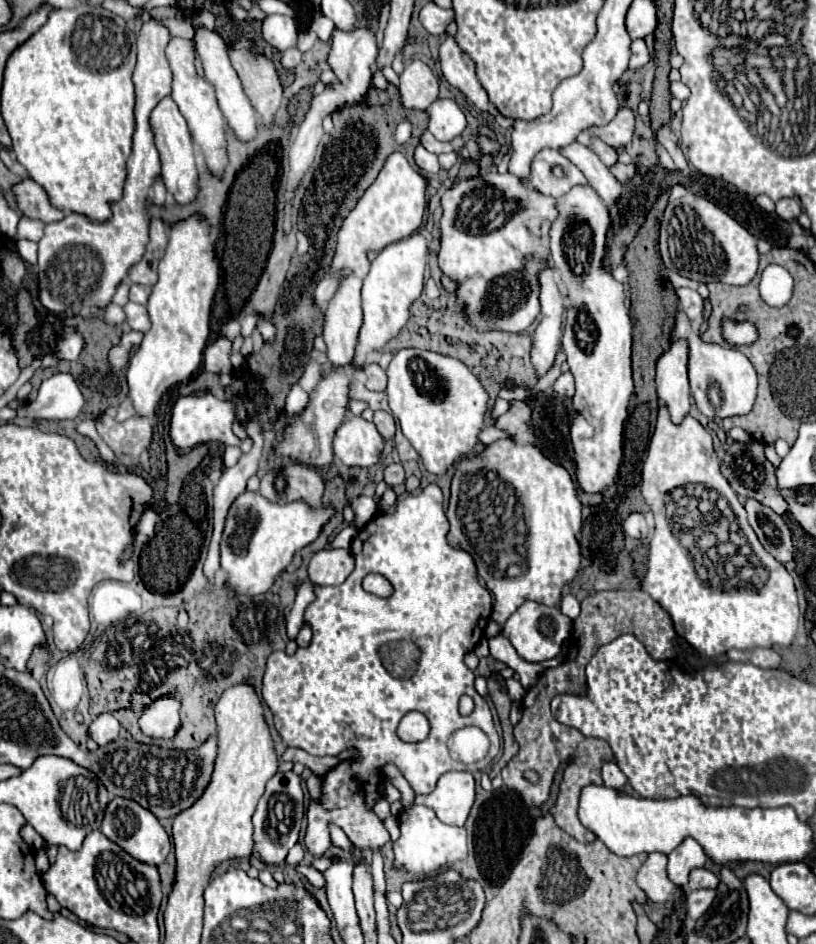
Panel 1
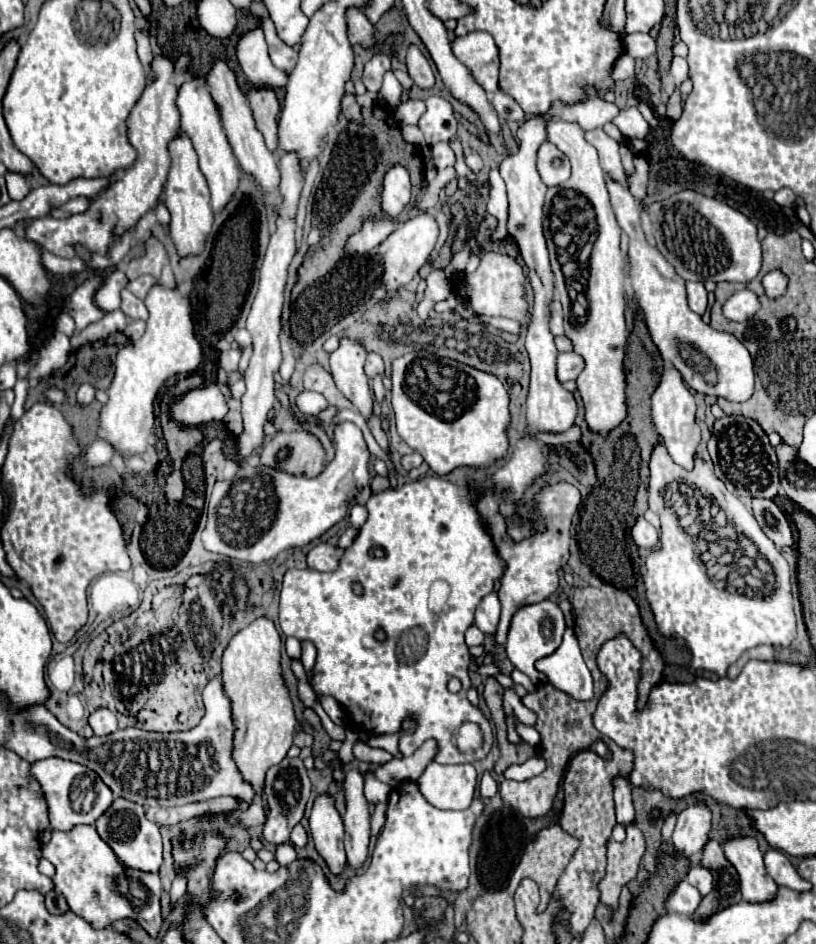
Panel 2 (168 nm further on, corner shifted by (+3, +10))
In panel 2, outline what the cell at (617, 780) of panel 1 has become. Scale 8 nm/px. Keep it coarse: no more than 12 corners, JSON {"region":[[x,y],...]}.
{"region":[[614,775],[614,803],[620,823],[630,825],[635,809],[630,781]]}

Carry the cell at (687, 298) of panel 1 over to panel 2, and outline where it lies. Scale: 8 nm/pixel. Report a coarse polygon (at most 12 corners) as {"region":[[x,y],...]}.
{"region":[[686,281],[688,305],[702,315],[708,307],[708,293],[702,283]]}

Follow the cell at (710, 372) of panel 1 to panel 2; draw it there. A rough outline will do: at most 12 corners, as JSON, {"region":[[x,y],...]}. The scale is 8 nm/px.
{"region":[[606,175],[630,277],[664,361],[702,395],[746,401],[754,363],[688,309],[646,241],[638,199]]}

